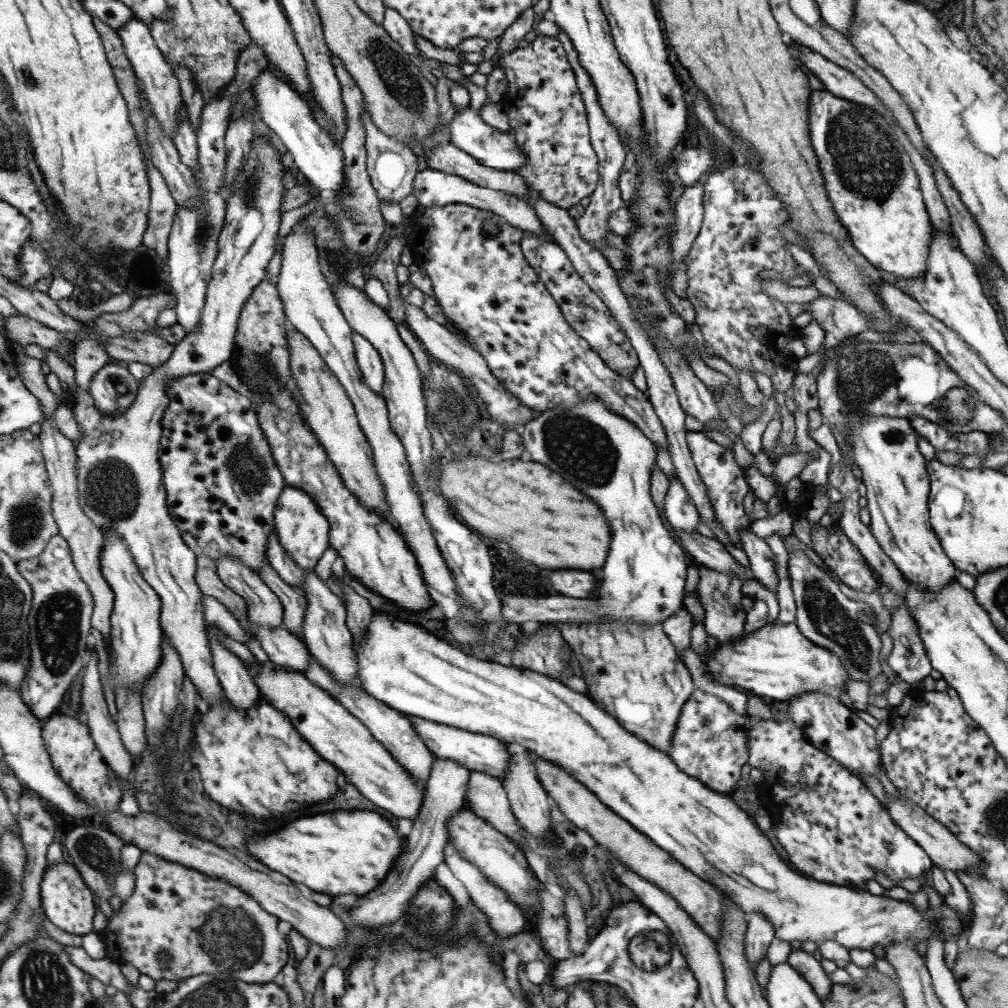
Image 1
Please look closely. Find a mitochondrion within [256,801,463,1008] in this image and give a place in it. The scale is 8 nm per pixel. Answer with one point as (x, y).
(429, 919)

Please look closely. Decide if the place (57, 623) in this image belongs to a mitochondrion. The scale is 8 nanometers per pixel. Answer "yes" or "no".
yes

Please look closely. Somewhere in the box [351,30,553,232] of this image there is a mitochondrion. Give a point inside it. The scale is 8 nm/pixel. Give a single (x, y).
(397, 77)

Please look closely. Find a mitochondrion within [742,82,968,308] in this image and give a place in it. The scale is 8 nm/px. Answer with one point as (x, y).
(866, 160)

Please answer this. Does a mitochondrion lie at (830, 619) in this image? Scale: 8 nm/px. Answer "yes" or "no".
yes

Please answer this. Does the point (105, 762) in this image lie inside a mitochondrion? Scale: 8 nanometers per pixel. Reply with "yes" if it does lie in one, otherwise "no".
no

